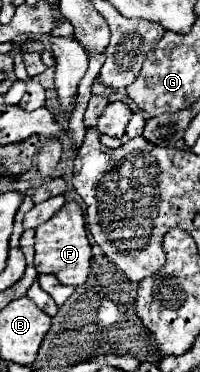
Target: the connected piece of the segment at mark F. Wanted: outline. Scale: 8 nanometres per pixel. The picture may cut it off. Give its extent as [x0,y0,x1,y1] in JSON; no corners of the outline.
[34,201,92,287]

